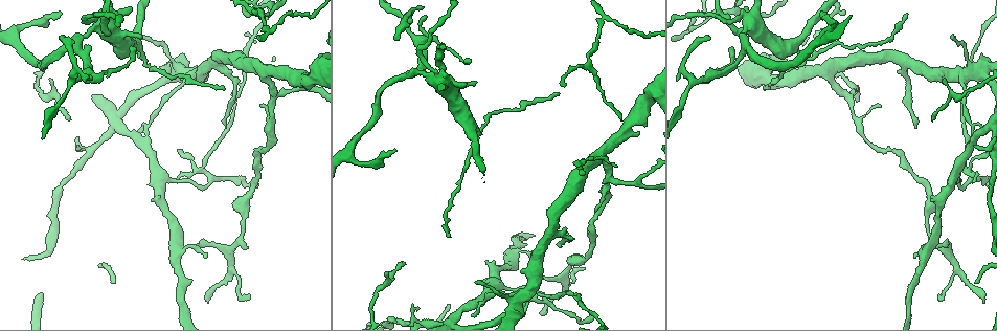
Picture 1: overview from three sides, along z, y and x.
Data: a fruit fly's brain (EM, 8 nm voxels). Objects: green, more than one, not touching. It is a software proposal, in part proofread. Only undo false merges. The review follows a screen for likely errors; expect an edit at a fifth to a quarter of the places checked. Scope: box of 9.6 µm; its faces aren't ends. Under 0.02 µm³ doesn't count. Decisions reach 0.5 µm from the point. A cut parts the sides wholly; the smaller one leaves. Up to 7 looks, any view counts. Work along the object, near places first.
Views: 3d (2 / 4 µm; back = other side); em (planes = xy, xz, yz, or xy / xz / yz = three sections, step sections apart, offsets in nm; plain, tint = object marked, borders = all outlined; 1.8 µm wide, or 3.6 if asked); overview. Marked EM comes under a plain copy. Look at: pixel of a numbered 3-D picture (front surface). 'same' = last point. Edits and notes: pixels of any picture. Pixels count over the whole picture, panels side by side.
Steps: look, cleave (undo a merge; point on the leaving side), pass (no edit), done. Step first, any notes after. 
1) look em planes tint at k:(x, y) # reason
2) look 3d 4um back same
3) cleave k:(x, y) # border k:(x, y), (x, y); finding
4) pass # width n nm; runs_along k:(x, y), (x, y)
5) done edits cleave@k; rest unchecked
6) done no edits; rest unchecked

look 3d 4um at 1:(71, 80) # three arms meet

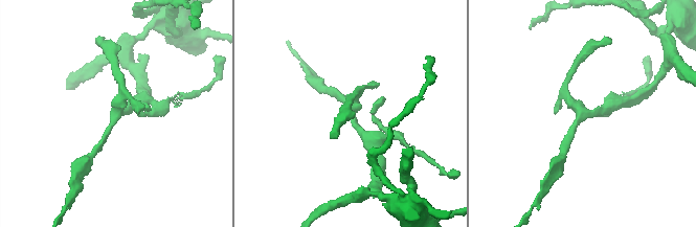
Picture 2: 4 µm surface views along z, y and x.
look em yz step 16 tint at 2:(120, 112)

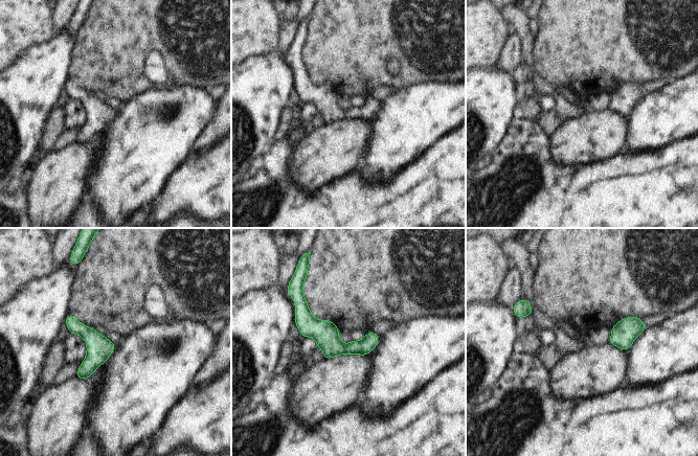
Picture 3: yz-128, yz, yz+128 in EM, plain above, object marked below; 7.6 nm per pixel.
look em planes tint same

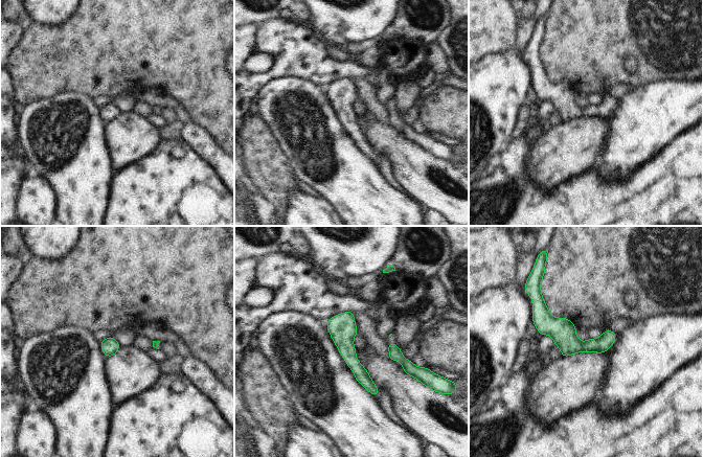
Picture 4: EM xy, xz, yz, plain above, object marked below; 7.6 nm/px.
pass # runs_along 4:(334, 319), (352, 362), (375, 392); all the same neuron

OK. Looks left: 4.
look em xy step 4 tint at 1:(971, 125) # touches itself

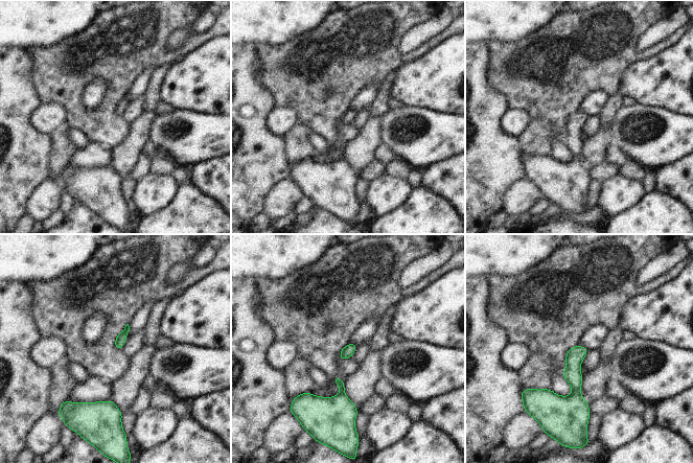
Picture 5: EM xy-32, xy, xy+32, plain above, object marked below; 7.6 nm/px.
pass # runs_along 5:(576, 348), (575, 384), (578, 414); one neuron here

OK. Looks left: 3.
look em planes tint at 1:(512, 257) # thick turns thin

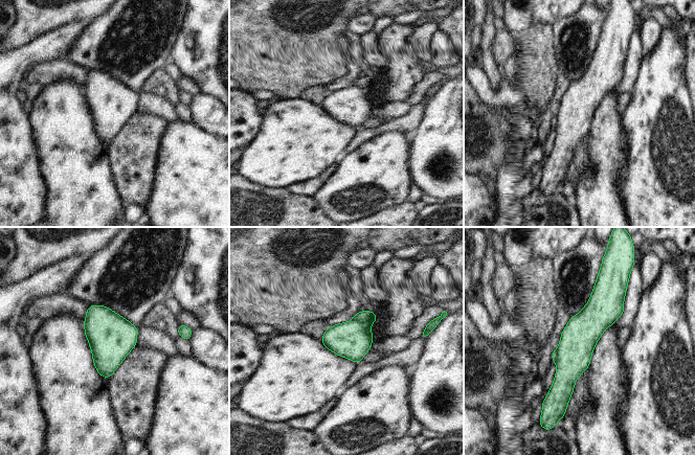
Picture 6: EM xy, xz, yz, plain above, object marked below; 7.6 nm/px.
cleave 6:(352, 340) # width 280 nm; a second neuron is stuck on

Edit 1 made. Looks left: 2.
done edits cleave@6; rest unchecked

